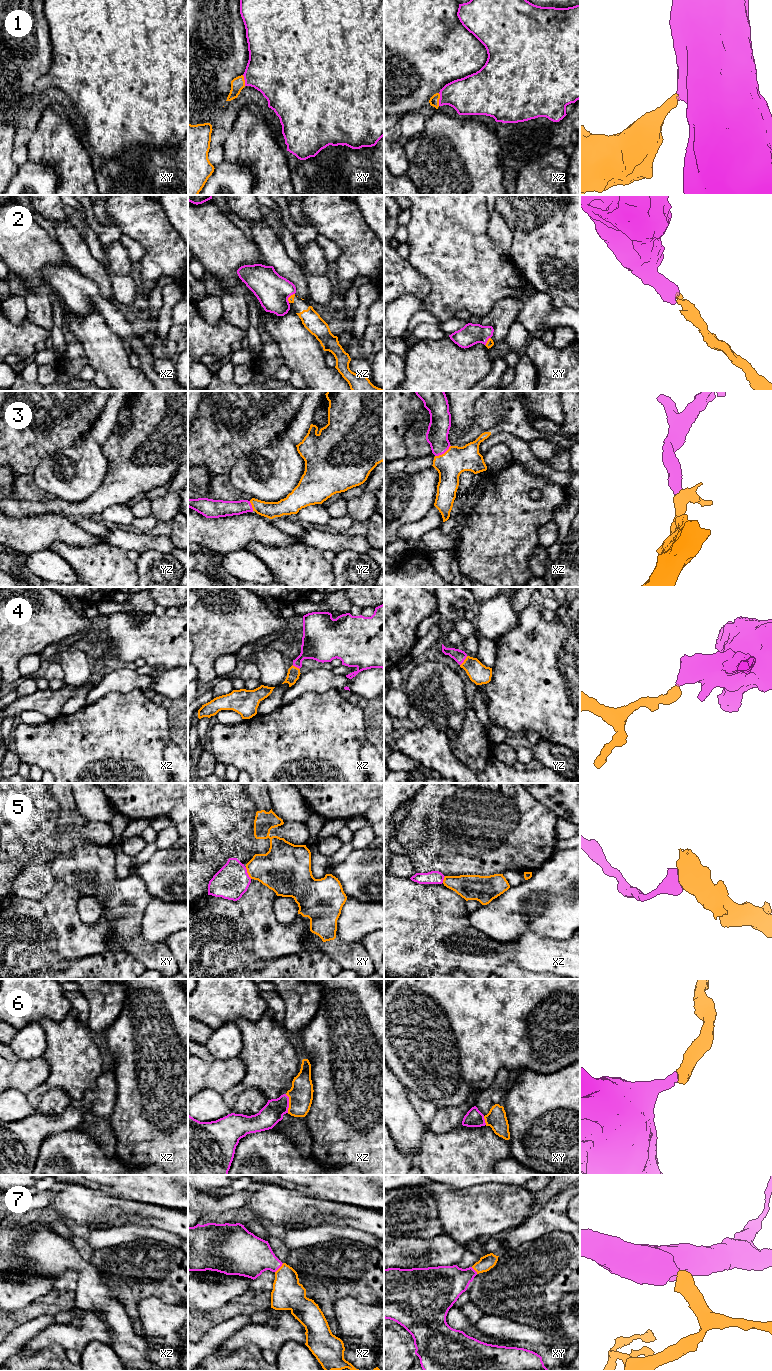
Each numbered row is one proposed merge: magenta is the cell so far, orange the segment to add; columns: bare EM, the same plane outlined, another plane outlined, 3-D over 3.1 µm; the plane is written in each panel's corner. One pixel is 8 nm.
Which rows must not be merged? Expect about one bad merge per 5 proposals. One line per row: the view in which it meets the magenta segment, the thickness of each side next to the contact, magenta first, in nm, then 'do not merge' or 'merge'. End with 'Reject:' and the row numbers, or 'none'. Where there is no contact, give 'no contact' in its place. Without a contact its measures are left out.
1: meets magenta in xz; 300 nm thick on the magenta side, 80 nm on the other; merge
2: meets magenta in xz; 280 nm thick on the magenta side, 50 nm on the other; merge
3: meets magenta in xz; 180 nm thick on the magenta side, 220 nm on the other; merge
4: meets magenta in yz; 100 nm thick on the magenta side, 160 nm on the other; merge
5: meets magenta in xy; 280 nm thick on the magenta side, 320 nm on the other; do not merge
6: meets magenta in xz; 170 nm thick on the magenta side, 190 nm on the other; merge
7: meets magenta in xz; 320 nm thick on the magenta side, 260 nm on the other; merge
Reject: 5

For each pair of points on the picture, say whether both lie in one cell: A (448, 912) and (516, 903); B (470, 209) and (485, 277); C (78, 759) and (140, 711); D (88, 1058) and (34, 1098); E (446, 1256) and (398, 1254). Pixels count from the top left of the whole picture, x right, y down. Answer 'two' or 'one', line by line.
A: two
B: one
C: one
D: one
E: one

